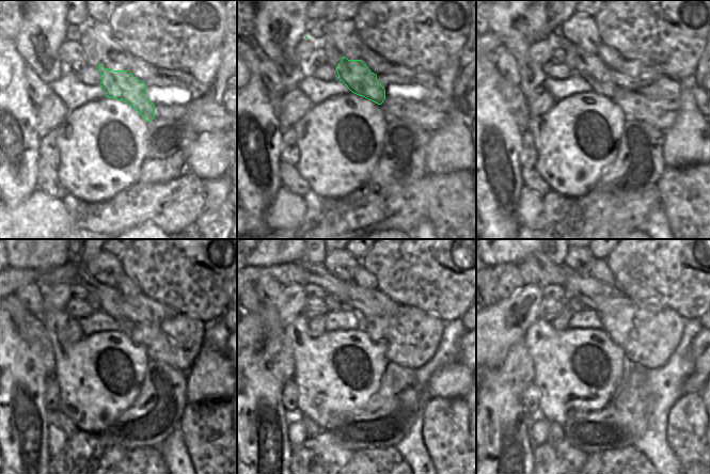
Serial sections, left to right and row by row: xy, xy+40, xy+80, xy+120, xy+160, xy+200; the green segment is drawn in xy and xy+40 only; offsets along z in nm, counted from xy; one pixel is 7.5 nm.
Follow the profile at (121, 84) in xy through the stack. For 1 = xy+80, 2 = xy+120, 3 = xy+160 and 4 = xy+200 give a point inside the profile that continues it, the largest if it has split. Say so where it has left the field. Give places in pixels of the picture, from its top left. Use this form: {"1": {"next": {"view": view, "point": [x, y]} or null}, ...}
{"1": {"next": {"view": "xy+80", "point": [589, 66]}}, "2": {"next": {"view": "xy+120", "point": [110, 300]}}, "3": {"next": {"view": "xy+160", "point": [301, 271]}}, "4": {"next": {"view": "xy+200", "point": [536, 268]}}}

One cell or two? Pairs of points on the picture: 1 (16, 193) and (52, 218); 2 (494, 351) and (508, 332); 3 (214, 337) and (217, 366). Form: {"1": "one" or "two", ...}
{"1": "two", "2": "one", "3": "two"}

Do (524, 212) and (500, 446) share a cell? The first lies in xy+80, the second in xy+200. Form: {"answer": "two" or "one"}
{"answer": "two"}

